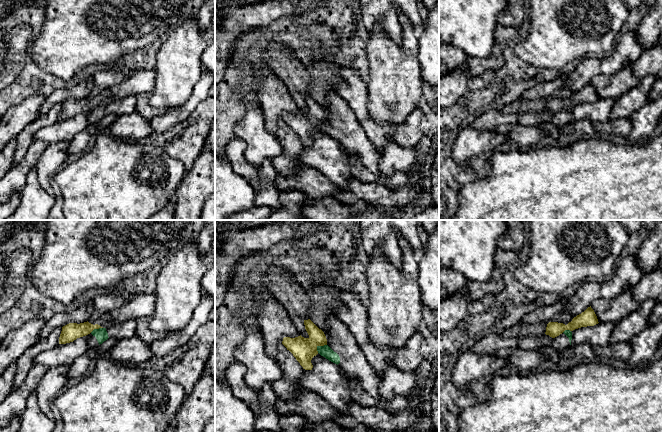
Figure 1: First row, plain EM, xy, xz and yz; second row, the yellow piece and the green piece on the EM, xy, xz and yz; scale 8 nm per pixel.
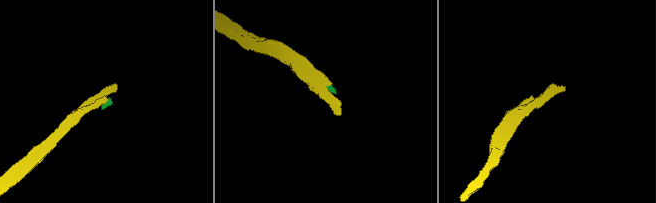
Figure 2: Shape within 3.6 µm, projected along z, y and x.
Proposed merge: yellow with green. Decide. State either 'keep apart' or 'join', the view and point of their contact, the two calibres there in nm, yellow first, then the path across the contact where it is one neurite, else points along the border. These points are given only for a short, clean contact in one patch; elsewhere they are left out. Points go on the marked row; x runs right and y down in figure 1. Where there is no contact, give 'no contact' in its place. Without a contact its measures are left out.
keep apart; meets yellow in xz at (319, 345); 190 nm thick on the yellow side, 90 nm on the other; border along xz (326, 344), (319, 345), (317, 352)

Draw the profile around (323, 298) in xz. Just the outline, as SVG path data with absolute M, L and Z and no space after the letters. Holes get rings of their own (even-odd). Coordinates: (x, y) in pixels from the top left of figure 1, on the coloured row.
M313 286L309 292L311 298L311 310L308 312L308 318L323 332L328 331L326 311L334 315L334 310L341 305L341 296L339 293L327 286Z

